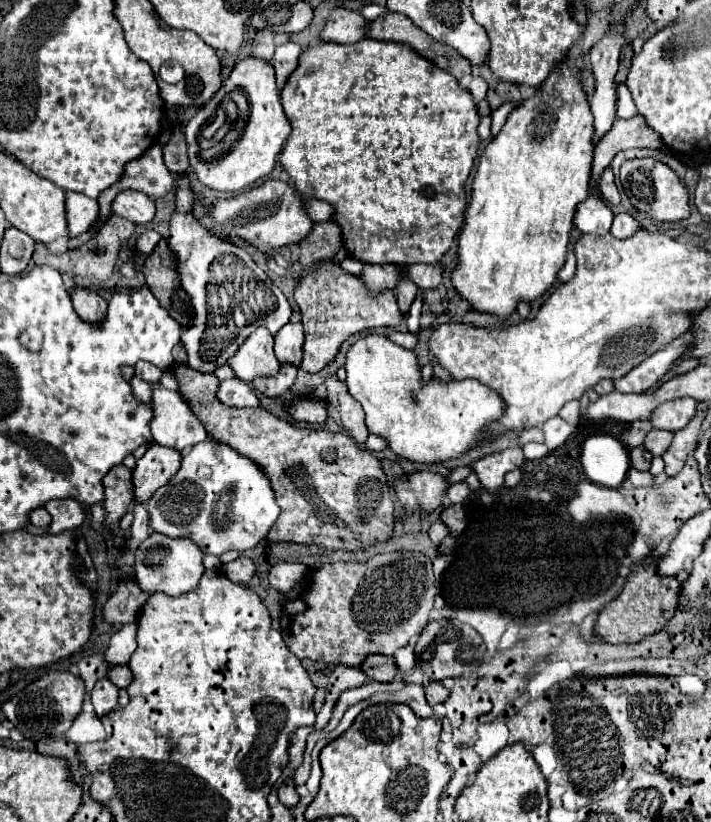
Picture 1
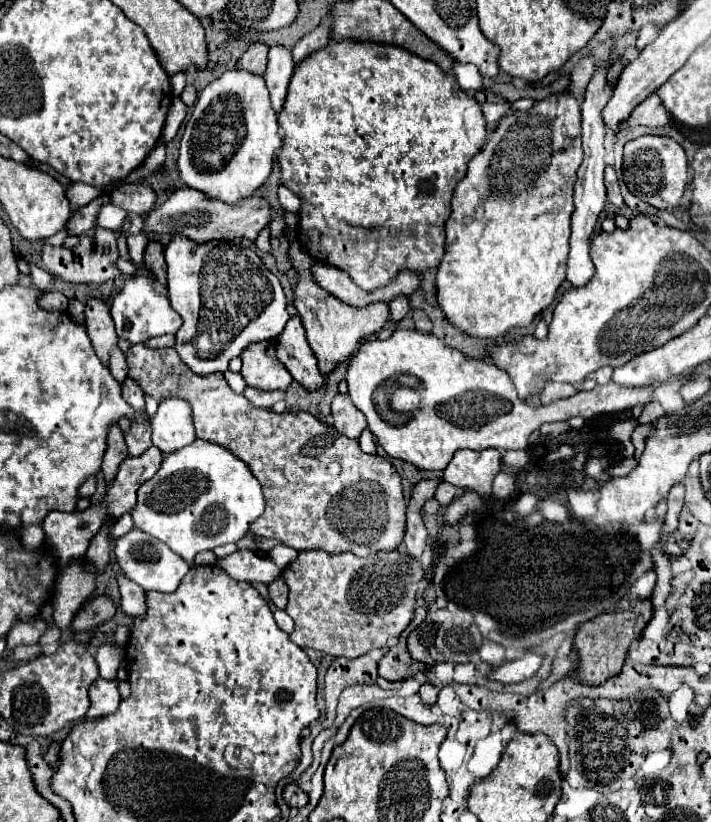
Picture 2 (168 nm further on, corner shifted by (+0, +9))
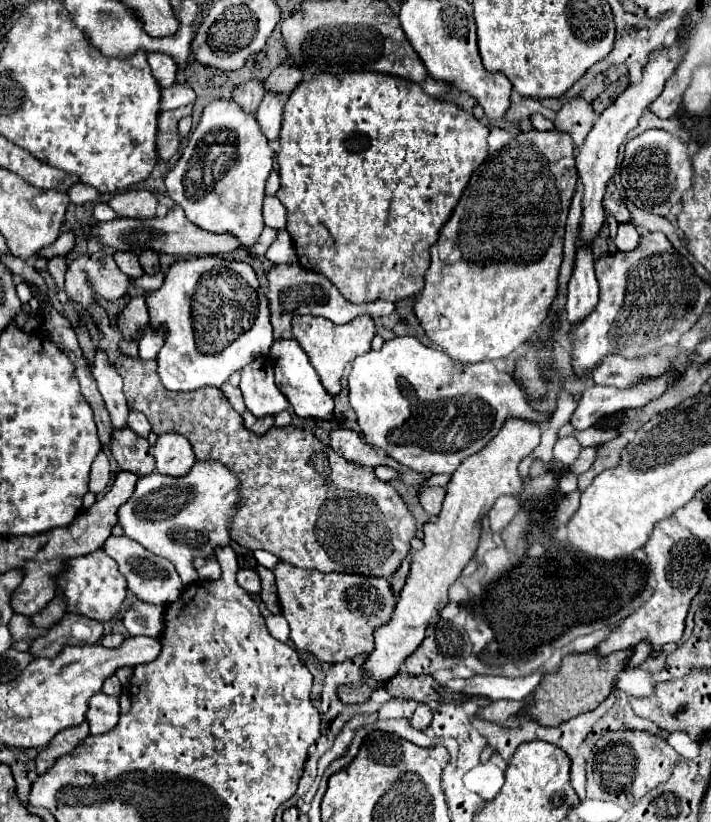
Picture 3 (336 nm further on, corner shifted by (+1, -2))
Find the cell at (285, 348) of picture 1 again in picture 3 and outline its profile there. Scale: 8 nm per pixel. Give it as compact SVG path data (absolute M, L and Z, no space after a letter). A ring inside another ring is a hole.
M283 339L273 343L271 347L271 359L275 363L275 383L281 389L281 393L287 397L291 403L293 411L301 419L321 419L321 421L331 421L335 419L333 415L333 397L323 389L317 371L313 371L313 365L309 363L305 351L299 347L295 339Z

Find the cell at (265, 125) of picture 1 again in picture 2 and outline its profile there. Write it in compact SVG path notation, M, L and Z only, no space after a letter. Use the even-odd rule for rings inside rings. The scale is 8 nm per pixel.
M240 68L228 70L200 92L192 116L186 122L178 158L180 178L190 188L236 204L252 196L270 176L274 152L282 146L278 130L280 126L266 92L264 76L254 76ZM202 134L214 142L202 144Z

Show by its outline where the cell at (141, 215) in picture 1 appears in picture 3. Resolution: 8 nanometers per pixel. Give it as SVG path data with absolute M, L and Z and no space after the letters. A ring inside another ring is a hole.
M137 189L137 191L127 191L111 197L109 205L119 217L149 219L149 217L155 217L157 197L147 189Z

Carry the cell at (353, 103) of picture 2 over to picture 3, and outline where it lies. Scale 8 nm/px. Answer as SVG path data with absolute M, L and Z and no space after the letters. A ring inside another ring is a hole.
M341 73L317 75L307 83L299 83L283 107L283 123L279 133L281 149L277 153L281 187L275 193L275 197L287 209L287 231L293 237L299 265L325 275L351 303L367 303L377 299L397 303L405 297L419 295L423 289L423 275L429 269L429 247L437 241L443 223L453 213L453 207L467 187L473 171L487 159L487 135L489 129L479 119L465 113L453 103L425 95L417 83L409 83L401 77L383 73Z

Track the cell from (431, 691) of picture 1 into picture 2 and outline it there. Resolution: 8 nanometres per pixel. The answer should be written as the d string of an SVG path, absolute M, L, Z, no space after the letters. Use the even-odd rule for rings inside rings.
M426 682L426 684L420 686L420 696L422 696L424 704L432 706L436 702L436 698L438 698L438 692L440 692L440 688L434 686L434 684L430 684L430 682Z

